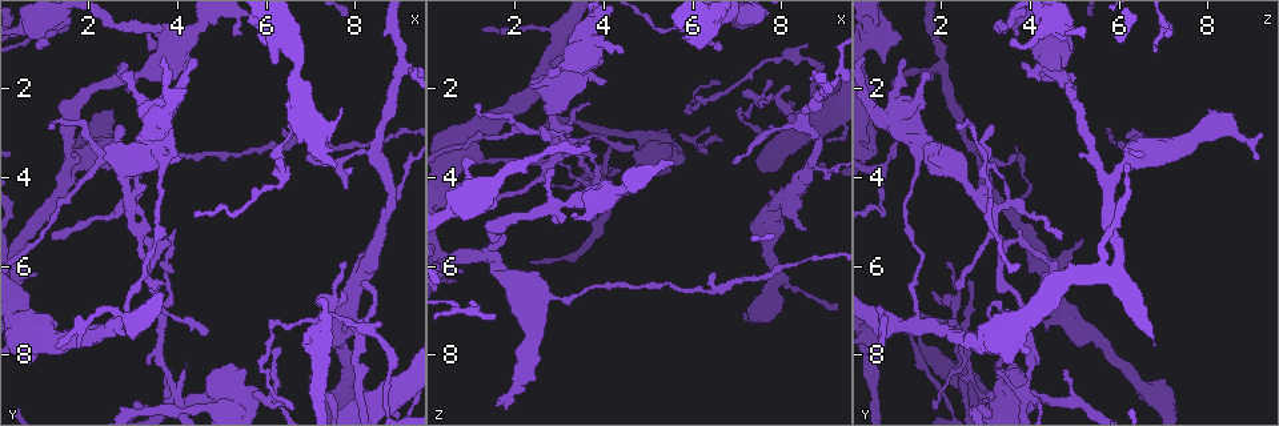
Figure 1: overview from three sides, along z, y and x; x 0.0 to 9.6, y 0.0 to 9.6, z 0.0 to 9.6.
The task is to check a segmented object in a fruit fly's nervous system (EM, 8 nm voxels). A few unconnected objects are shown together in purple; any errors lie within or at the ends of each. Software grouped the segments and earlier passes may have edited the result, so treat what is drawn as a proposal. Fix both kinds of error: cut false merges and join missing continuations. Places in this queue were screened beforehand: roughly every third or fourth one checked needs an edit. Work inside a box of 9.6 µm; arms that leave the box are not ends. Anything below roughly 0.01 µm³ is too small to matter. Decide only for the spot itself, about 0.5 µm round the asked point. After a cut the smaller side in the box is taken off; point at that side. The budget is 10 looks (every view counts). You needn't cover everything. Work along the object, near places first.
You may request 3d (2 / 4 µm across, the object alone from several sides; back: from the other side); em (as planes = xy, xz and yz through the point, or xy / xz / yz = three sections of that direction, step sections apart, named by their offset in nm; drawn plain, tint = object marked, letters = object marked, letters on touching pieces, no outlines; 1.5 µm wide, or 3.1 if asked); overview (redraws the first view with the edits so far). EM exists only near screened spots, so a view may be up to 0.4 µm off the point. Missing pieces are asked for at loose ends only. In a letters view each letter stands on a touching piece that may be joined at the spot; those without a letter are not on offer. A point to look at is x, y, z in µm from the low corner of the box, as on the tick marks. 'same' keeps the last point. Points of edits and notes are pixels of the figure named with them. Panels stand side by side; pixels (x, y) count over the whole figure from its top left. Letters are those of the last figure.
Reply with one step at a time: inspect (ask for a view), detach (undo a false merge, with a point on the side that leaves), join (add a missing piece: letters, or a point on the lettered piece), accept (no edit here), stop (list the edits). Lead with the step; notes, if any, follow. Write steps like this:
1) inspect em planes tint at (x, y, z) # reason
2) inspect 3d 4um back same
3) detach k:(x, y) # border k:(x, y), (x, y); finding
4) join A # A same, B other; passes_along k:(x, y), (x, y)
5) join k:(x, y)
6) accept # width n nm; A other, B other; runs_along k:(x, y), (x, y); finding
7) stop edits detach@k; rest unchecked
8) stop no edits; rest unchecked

inspect em planes plain at (5.75, 8.90, 3.05) # tapers out

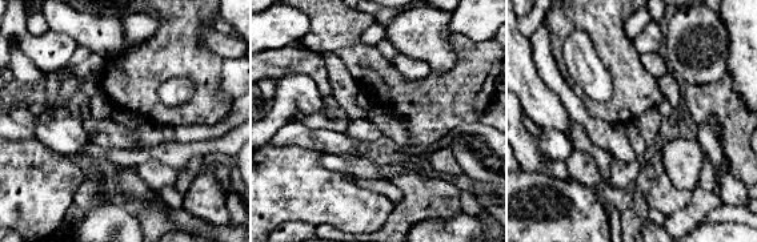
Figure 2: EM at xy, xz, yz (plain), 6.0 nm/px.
inspect em planes letters same # what lies round it

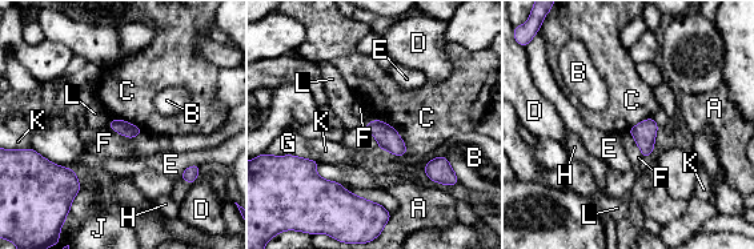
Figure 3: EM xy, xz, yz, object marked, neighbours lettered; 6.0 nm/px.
accept # width 90 nm; A other, B other, C other, D other, E other, F other, G other, H other, J other, K other, L other; border 3:(108, 125), (128, 137), (141, 132); no lettered piece goes on from it

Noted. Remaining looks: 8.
inspect em planes letters at (8.20, 6.40, 2.55) # thin end

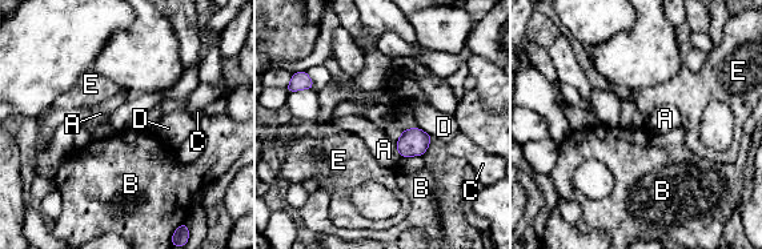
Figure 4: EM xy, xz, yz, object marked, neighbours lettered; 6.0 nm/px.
accept # A other, B other, C other, D other, E other; border 4:(417, 127), (432, 136); none of them fits

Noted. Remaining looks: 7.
inspect em planes letters at (4.40, 1.40, 1.20) # free end

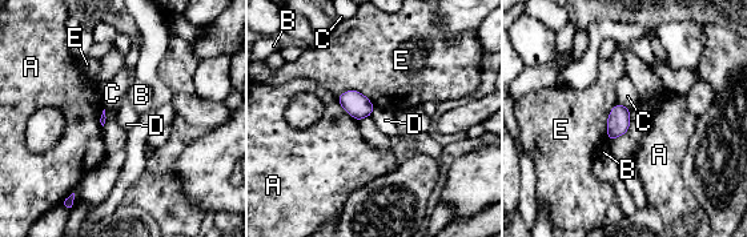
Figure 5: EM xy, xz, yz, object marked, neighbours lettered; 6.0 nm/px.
accept # longest_contact E 240 nm; A other, B other, C other, D other, E other; border 5:(336, 97), (358, 121); no lettered piece goes on from it

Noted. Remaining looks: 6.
inspect 3d 4um at (5.20, 0.75, 3.70) # free end

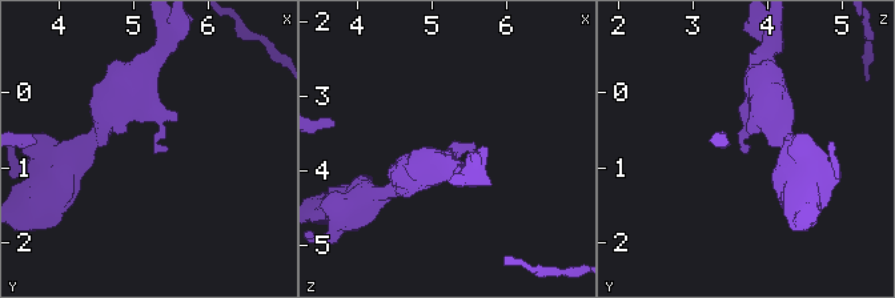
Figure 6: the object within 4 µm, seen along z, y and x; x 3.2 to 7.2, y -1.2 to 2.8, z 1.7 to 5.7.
inspect em planes letters at (5.25, 0.80, 3.70) # now the EM

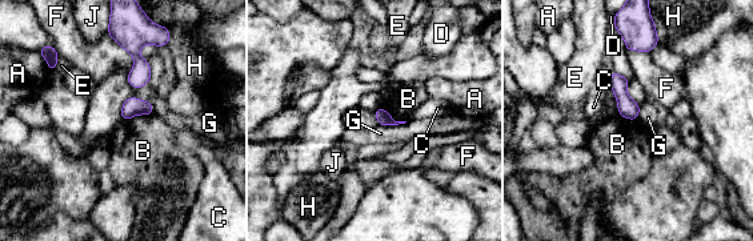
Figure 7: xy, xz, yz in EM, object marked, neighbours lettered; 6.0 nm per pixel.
accept # longest_contact F 300 nm; A other, B other, C other, D other, E other, F other, G other, H other, J other; border 7:(152, 112), (121, 119); no lettered piece goes on from it

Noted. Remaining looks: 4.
stop no edits; rest unchecked

